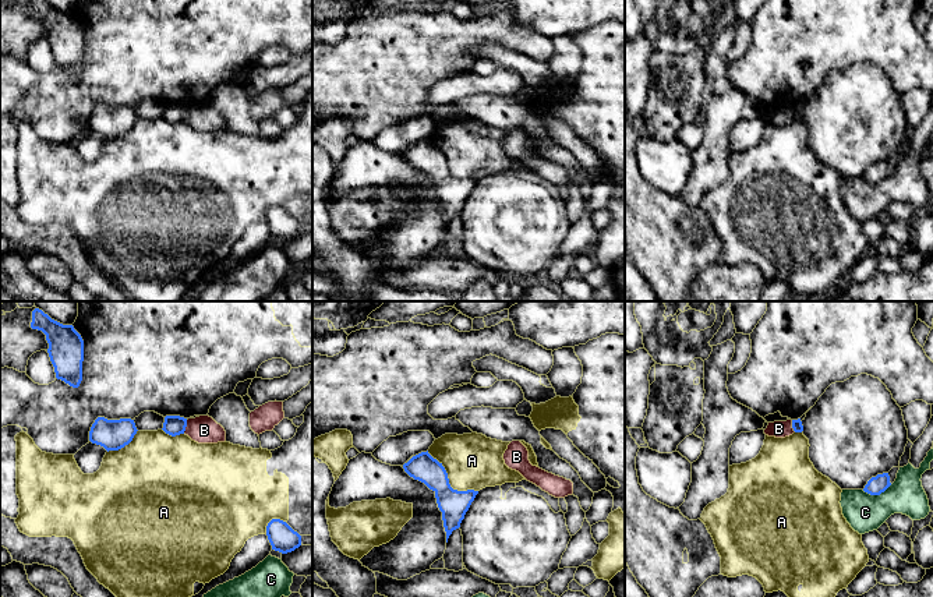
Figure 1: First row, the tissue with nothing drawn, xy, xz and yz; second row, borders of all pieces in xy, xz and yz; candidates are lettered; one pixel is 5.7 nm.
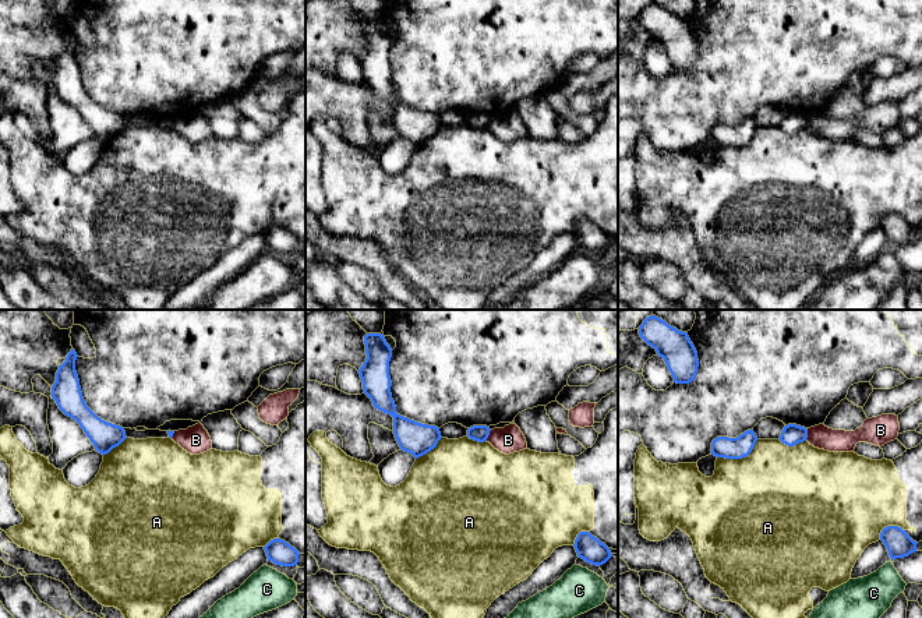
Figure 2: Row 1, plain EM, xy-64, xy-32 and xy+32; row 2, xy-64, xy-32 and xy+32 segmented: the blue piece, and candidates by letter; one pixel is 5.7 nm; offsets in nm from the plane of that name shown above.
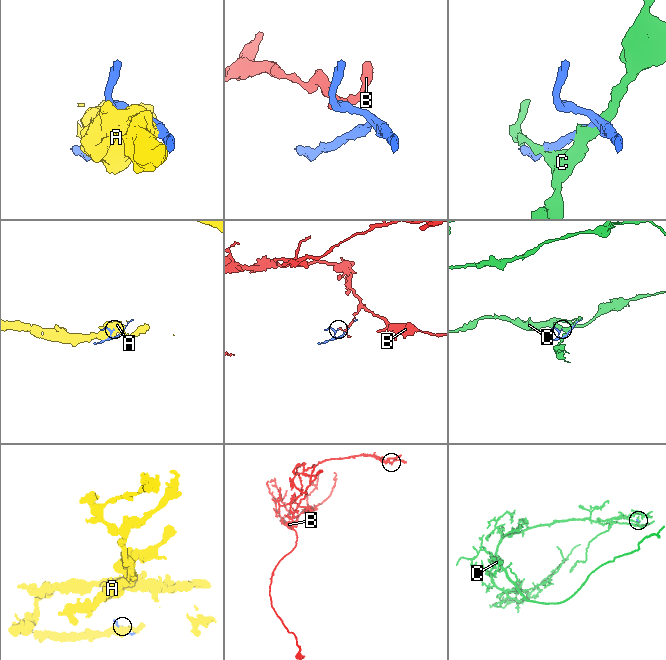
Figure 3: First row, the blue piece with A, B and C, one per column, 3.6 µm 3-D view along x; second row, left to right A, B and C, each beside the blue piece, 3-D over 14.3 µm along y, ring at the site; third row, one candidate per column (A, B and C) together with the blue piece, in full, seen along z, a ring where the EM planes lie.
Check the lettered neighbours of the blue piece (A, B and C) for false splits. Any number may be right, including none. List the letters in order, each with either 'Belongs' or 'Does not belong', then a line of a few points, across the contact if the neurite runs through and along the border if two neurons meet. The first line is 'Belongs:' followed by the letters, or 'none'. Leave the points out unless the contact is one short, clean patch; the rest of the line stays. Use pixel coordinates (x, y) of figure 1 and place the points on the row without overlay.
Belongs: none
A: Does not belong
B: Does not belong. Line: xy (187, 108), (183, 120)
C: Does not belong

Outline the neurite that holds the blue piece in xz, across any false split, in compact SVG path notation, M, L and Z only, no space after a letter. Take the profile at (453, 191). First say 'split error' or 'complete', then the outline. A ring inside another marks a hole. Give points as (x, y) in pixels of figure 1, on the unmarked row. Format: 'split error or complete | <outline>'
complete | M428 138L413 144L407 151L403 152L403 156L410 165L424 170L435 180L438 195L442 199L448 230L452 219L460 215L460 211L478 179L453 177L449 172L445 155L442 151L434 146Z

